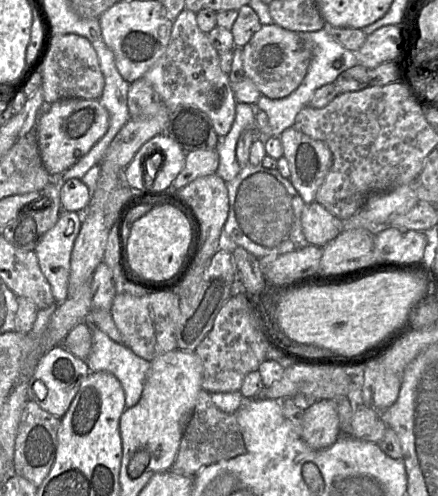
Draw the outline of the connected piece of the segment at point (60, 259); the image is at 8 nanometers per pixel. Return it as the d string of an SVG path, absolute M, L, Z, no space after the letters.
M62 211L56 224L43 235L34 250L56 304L68 297L71 253L81 222L82 212Z

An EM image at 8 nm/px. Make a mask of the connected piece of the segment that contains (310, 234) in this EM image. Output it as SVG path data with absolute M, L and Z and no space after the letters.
M318 202L306 204L302 211L303 233L309 244L323 247L344 231L343 220Z

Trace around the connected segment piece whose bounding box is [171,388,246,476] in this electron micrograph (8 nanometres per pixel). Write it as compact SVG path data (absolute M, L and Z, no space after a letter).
M201 389L193 412L185 426L179 448L171 469L177 473L194 476L201 468L220 460L245 453L242 433L235 413L225 413L215 406L210 393Z

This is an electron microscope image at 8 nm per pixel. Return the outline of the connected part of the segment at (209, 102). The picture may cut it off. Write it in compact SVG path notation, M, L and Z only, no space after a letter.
M184 9L173 21L169 43L159 60L143 75L162 103L174 111L179 106L193 106L204 112L219 137L230 131L235 119L236 98L228 74L220 68L219 54L208 35L200 30L195 12Z

